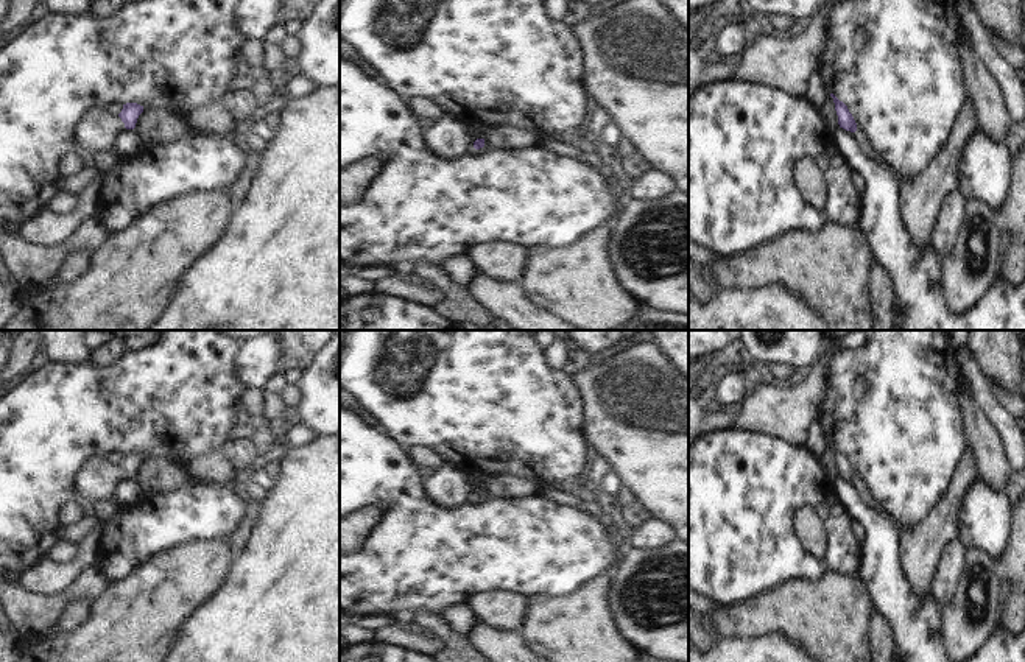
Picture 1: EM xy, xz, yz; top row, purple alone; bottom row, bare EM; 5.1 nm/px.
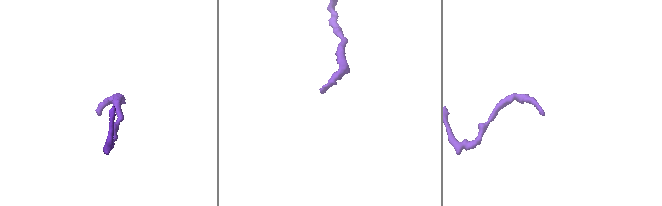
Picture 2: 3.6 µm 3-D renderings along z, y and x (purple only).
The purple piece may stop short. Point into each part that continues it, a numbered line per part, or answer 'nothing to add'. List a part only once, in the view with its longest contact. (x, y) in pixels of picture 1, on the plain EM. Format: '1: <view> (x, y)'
1: xy (97, 477)

